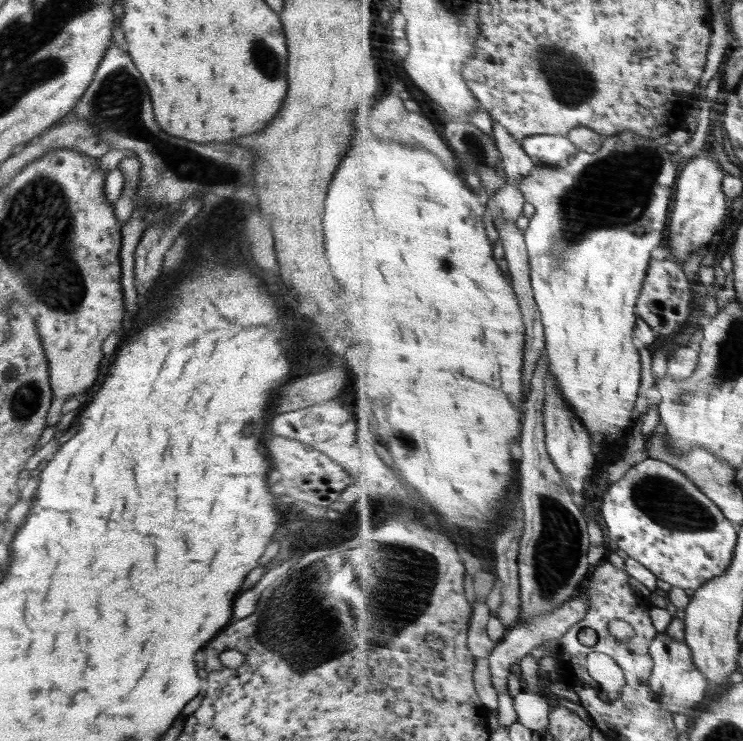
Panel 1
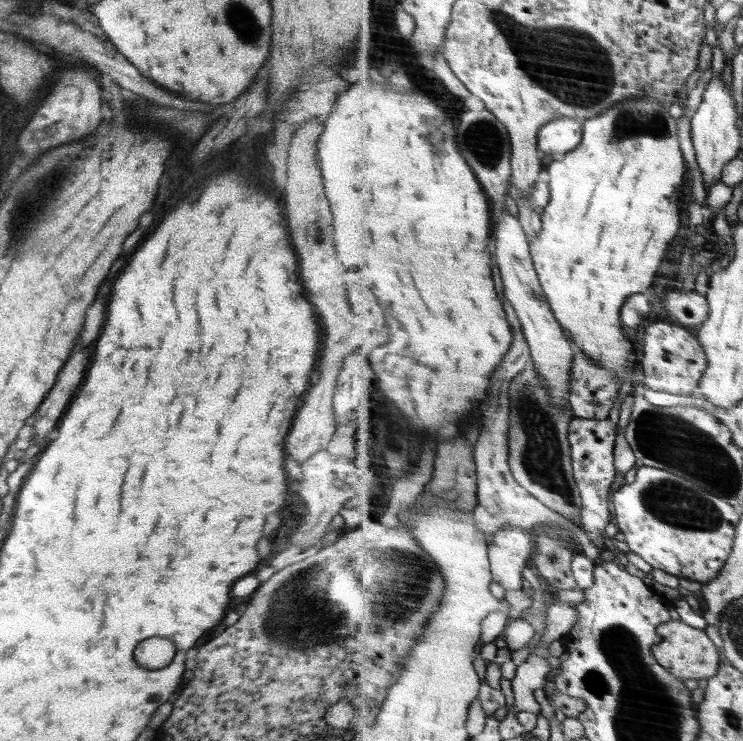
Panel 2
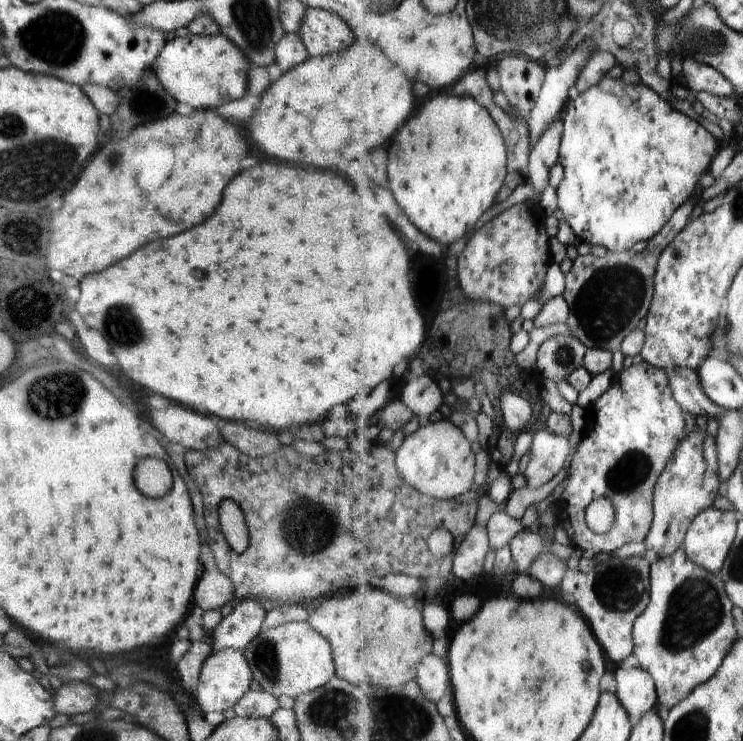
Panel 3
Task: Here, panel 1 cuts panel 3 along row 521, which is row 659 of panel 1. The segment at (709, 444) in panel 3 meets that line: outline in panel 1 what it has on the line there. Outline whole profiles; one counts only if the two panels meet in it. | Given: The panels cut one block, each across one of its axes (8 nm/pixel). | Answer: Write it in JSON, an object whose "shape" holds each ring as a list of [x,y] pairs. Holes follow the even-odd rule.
{"shape":[[[661,633],[651,646],[655,660],[655,671],[651,676],[652,689],[657,692],[660,703],[673,713],[688,712],[700,708],[700,702],[706,698],[711,688],[710,681],[695,661],[695,652],[689,641],[679,641],[670,634]]]}

